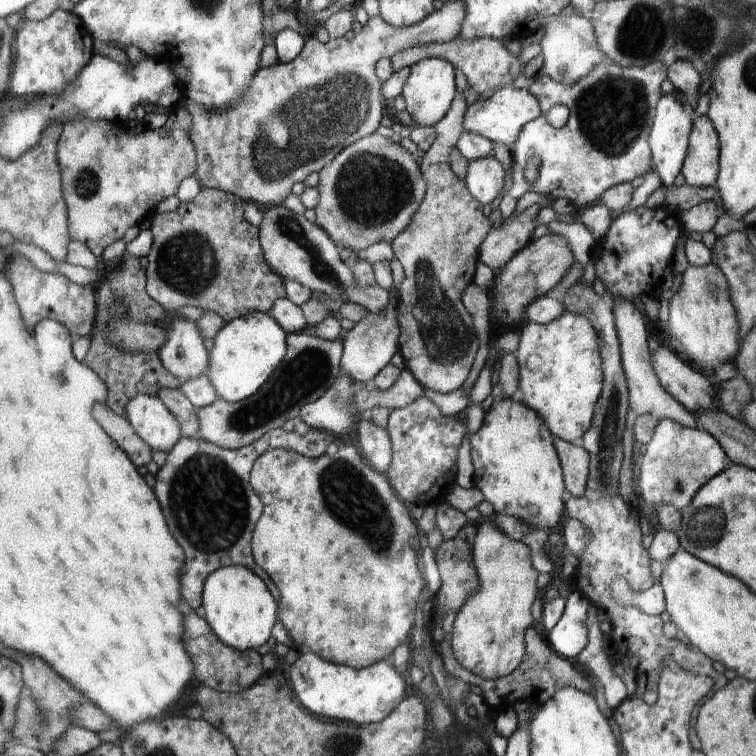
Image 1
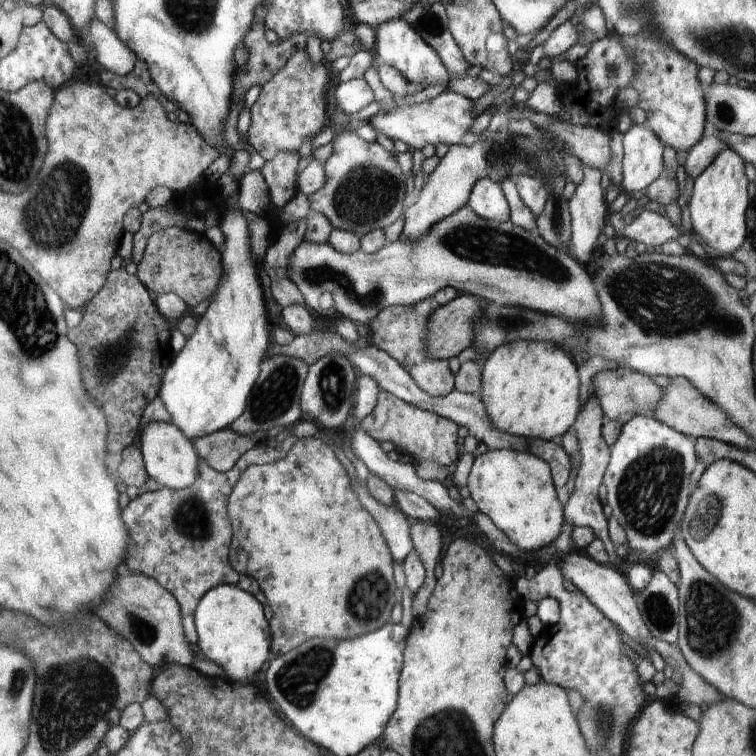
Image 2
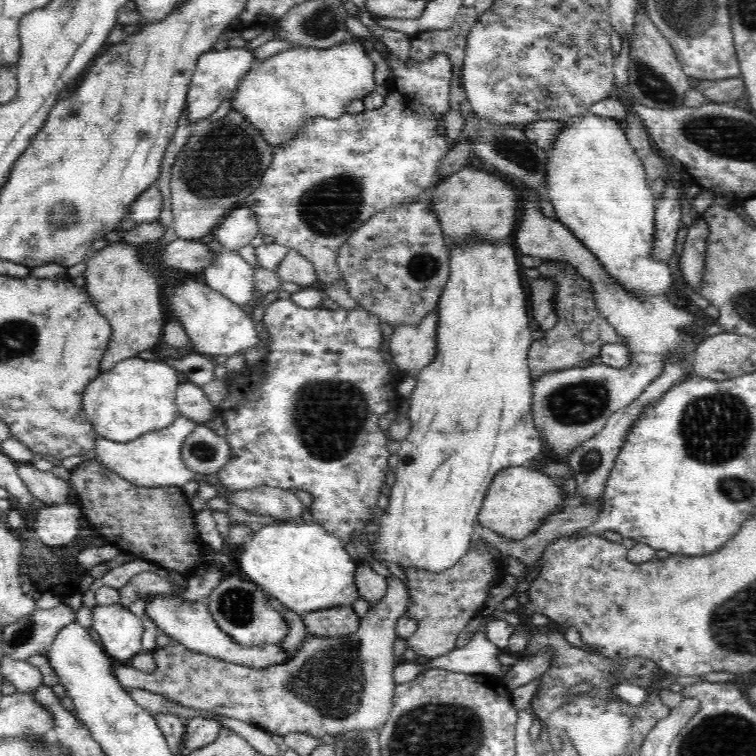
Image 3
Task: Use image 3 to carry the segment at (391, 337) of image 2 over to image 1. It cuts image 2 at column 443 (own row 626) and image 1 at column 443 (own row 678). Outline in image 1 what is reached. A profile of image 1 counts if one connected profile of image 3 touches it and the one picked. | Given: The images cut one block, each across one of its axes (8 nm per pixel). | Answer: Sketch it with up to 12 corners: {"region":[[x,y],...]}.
{"region":[[457,91],[423,153],[427,192],[391,242],[404,268],[399,353],[461,388],[478,356],[463,303],[486,210],[450,166]]}

